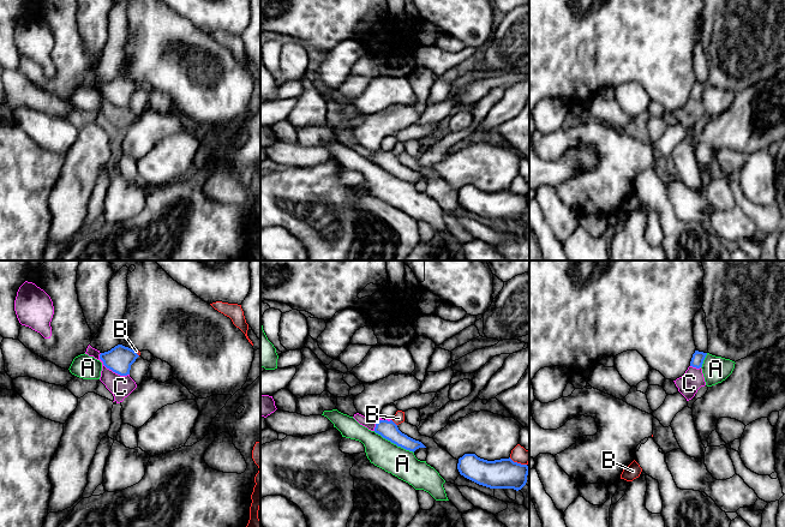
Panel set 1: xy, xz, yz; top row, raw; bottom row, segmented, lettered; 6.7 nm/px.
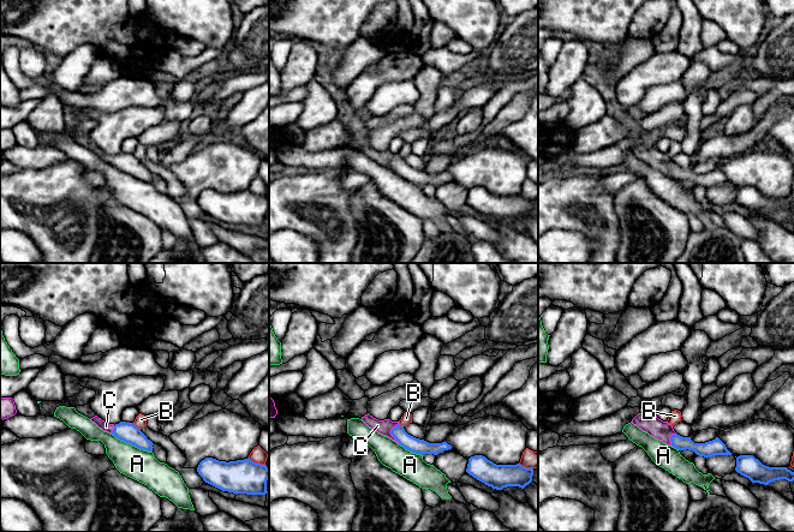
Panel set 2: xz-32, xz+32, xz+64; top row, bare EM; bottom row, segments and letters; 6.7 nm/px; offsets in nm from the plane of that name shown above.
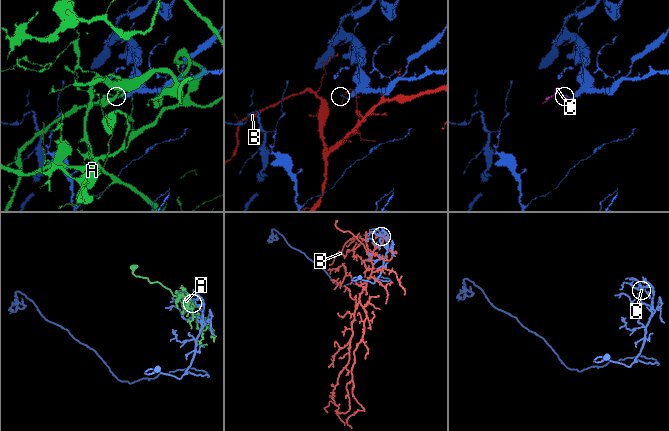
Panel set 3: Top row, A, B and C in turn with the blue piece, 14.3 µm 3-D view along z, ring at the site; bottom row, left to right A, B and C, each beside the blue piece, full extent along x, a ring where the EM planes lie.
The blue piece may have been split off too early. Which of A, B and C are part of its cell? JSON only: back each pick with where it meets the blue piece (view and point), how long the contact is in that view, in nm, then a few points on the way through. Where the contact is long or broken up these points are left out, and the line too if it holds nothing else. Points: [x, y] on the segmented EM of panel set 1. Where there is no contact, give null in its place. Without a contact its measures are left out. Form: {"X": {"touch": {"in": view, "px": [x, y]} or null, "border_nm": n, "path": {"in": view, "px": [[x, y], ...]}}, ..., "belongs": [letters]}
{"C": {"touch": {"in": "xy", "px": [111, 369]}, "border_nm": 240, "path": {"in": "xy", "px": [[119, 359], [111, 369], [115, 373], [120, 387]]}}, "belongs": ["C"]}

